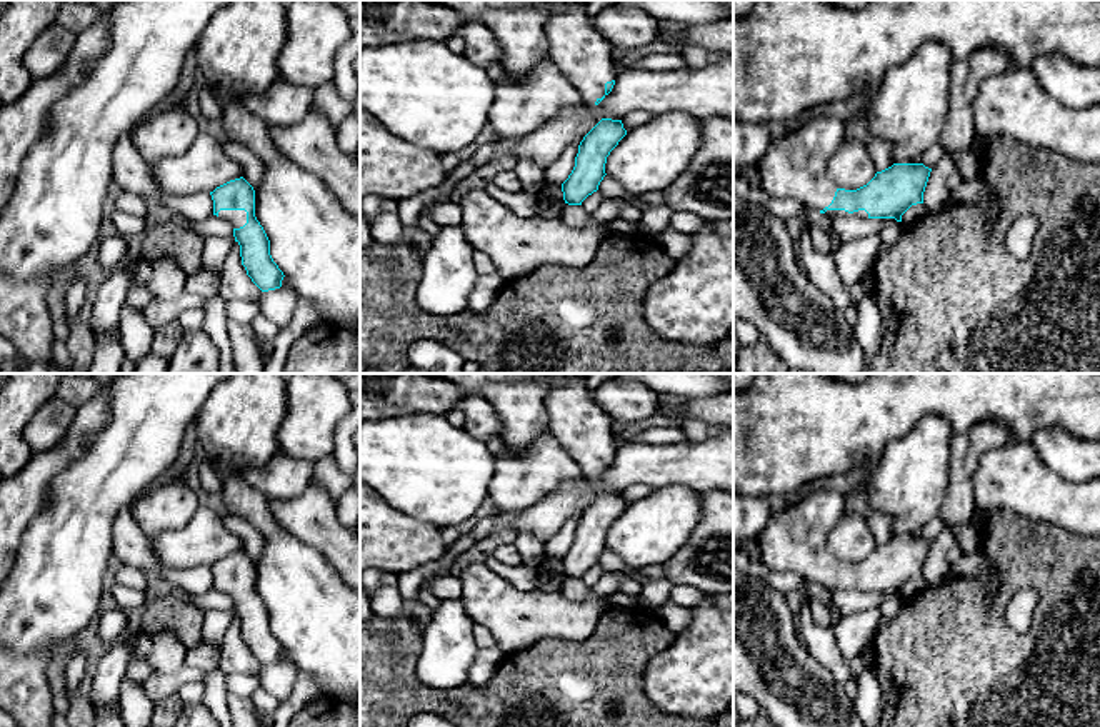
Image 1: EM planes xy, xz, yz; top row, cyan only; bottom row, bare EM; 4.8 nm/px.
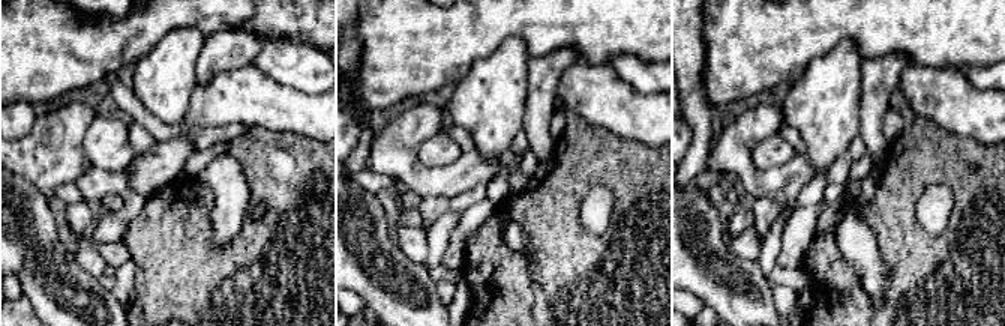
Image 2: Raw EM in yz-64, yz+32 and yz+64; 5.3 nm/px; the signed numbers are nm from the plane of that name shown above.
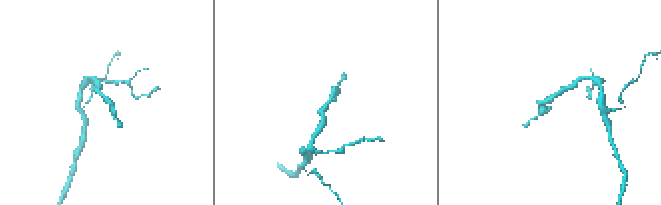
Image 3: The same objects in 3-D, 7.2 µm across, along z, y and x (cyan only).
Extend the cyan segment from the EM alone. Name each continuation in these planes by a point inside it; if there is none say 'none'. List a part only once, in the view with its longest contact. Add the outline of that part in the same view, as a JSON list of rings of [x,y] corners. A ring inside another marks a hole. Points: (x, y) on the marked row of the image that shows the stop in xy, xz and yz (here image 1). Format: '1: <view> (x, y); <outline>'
1: yz (832, 214); [[[827,210],[823,215],[827,215],[830,220],[838,218],[838,217],[847,217],[847,215],[868,218],[868,213],[865,210],[858,210],[858,212],[853,212],[853,213],[848,213],[845,210]]]

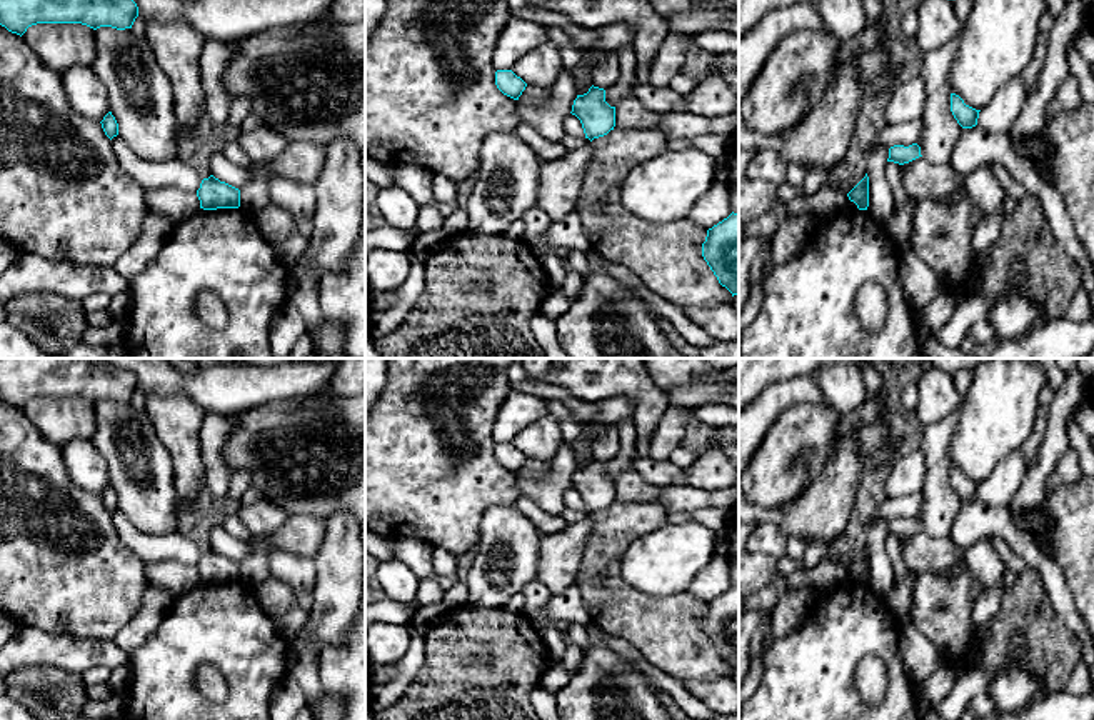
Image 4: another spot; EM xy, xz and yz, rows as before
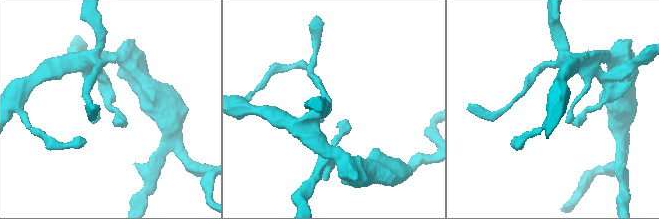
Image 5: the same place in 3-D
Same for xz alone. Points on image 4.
none

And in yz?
none

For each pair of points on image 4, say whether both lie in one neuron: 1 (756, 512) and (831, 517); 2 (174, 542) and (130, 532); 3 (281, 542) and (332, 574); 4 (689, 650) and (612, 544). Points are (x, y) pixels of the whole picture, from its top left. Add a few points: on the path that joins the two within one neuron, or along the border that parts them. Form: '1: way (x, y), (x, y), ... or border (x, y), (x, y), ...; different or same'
1: way (774, 515), (812, 517); same
2: way (164, 544), (140, 542); same
3: border (324, 520), (324, 537), (314, 557); different
4: way (661, 630), (612, 584), (612, 572); same

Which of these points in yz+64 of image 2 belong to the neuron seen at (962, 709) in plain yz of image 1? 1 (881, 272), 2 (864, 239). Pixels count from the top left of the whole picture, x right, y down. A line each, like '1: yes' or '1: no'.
1: no
2: no

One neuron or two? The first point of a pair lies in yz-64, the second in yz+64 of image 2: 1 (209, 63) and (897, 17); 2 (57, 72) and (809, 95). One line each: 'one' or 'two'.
1: two
2: two

